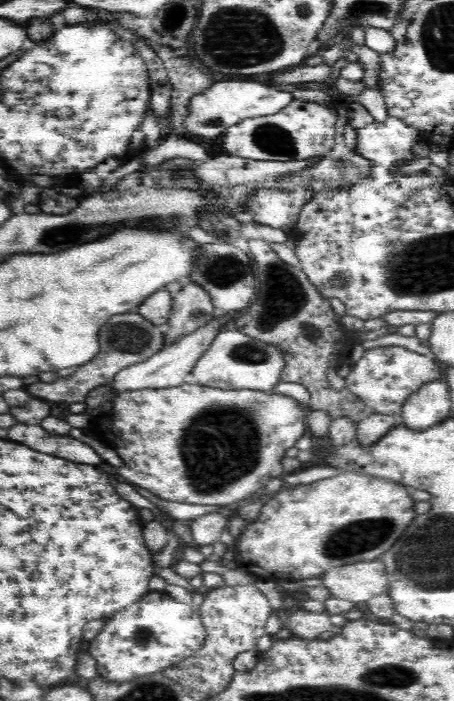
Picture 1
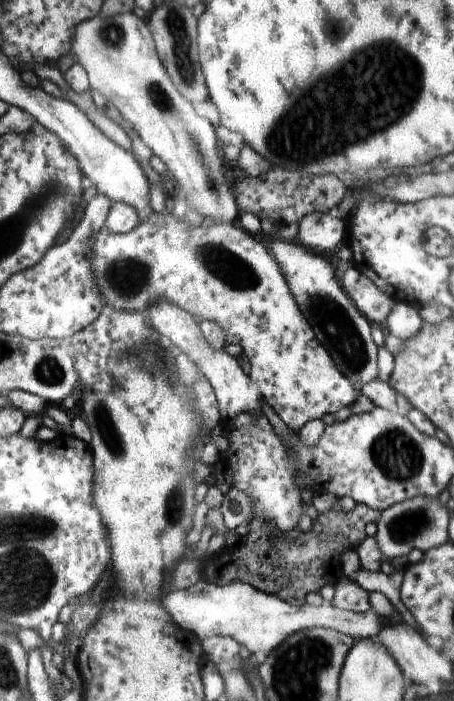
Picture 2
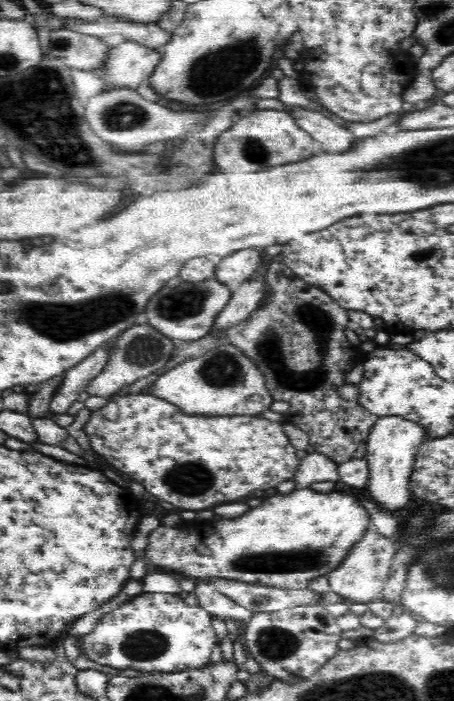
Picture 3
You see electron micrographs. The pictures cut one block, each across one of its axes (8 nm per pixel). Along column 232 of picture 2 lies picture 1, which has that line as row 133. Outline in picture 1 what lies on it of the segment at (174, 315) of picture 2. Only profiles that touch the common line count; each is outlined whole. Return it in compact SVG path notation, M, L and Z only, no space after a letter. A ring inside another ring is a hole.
M388 117L384 122L374 121L365 128L356 130L356 135L355 153L383 168L402 160L407 163L418 160L414 157L412 146L422 135L398 118Z

